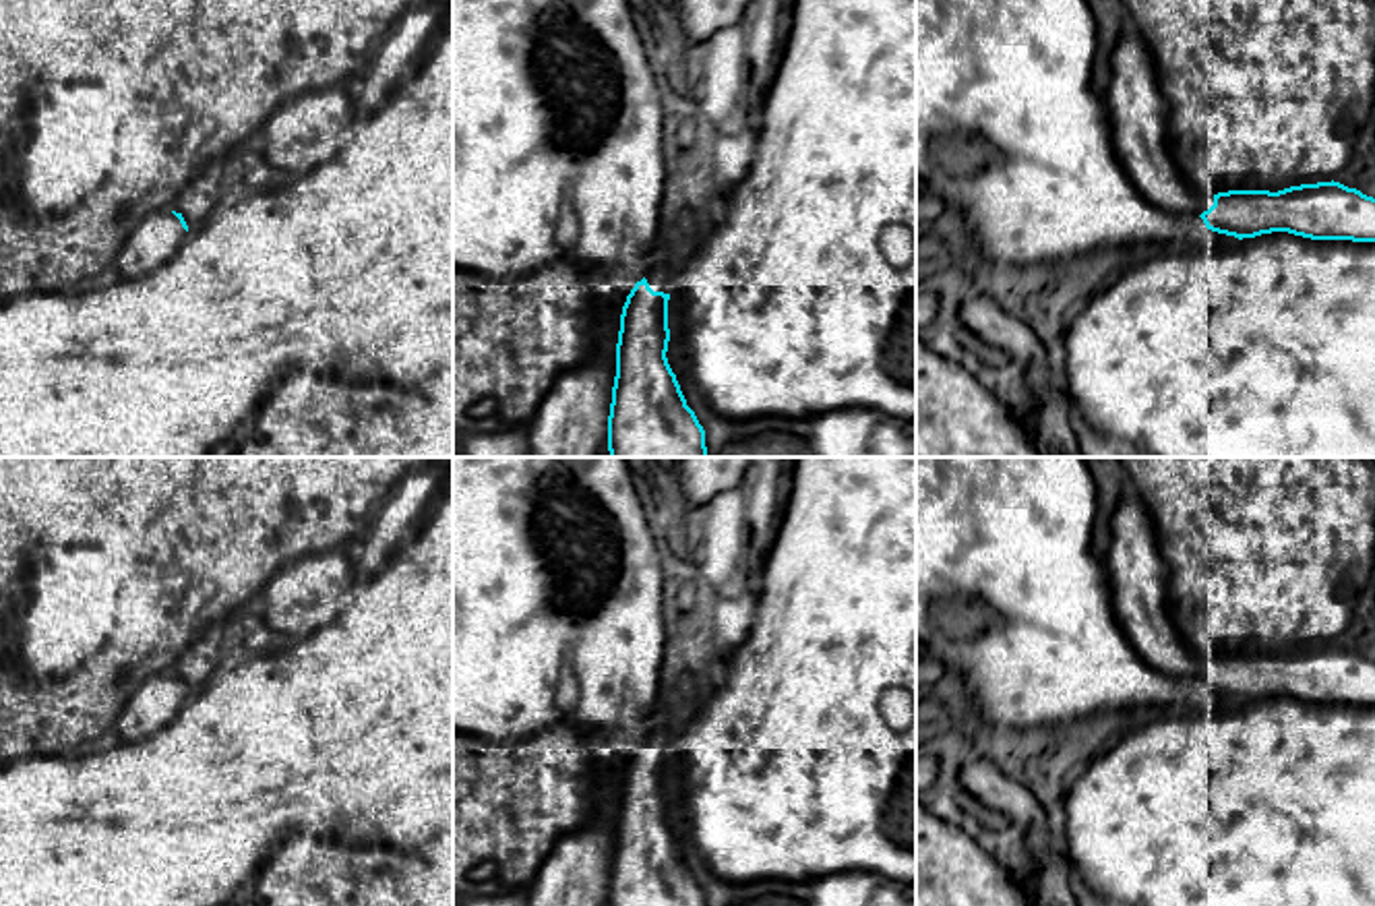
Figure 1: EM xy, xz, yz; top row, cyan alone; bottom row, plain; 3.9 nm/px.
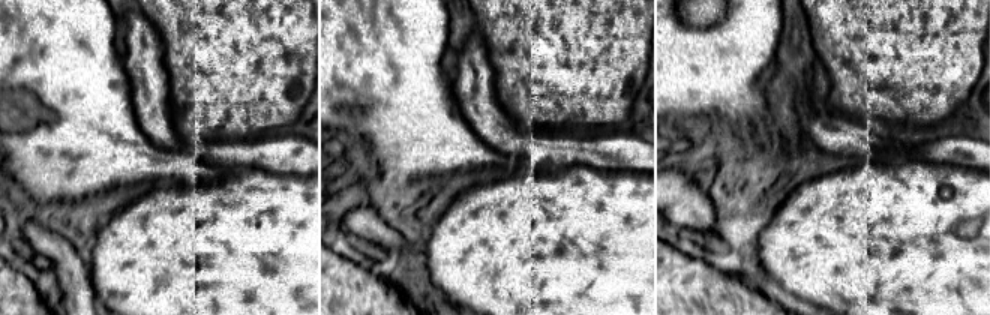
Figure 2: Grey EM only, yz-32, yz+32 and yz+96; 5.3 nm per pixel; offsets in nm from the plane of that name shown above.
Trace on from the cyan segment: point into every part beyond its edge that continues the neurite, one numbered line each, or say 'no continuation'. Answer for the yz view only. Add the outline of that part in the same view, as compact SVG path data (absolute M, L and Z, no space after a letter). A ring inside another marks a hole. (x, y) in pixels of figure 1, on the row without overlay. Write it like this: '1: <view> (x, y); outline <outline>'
1: yz (1138, 576); outline M1131 486L1117 503L1106 567L1112 610L1137 656L1164 674L1208 674L1214 660L1189 650L1168 621L1166 565L1158 552L1154 521Z

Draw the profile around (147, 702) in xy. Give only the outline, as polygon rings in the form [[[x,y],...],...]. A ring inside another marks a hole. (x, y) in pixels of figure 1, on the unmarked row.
[[[136,674],[124,685],[118,701],[114,730],[122,745],[134,745],[163,724],[167,724],[184,705],[186,693],[172,674]]]

